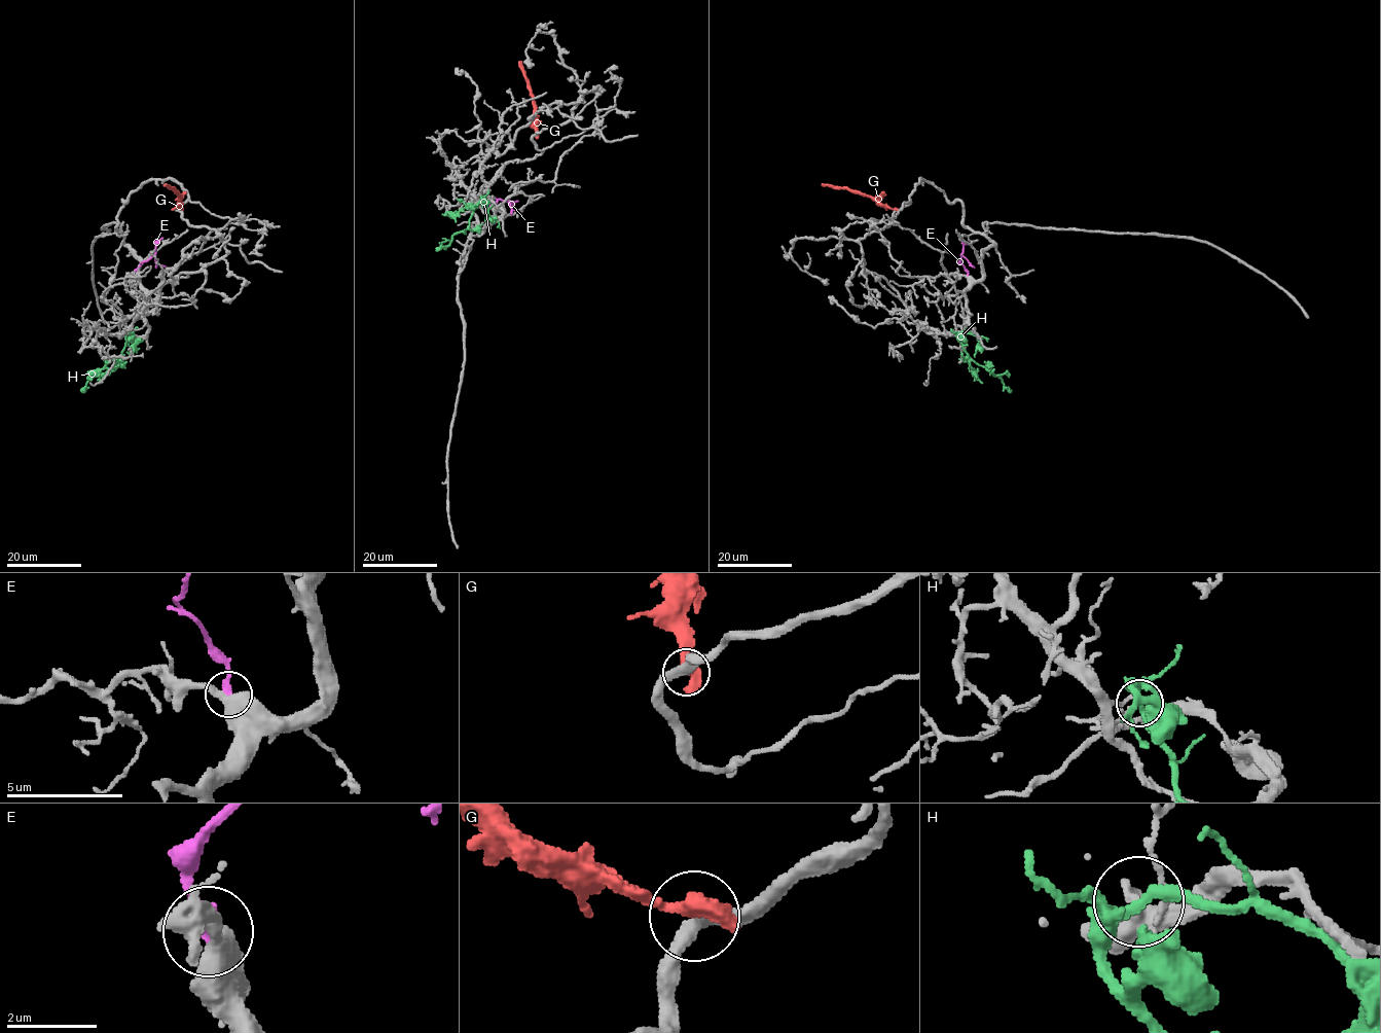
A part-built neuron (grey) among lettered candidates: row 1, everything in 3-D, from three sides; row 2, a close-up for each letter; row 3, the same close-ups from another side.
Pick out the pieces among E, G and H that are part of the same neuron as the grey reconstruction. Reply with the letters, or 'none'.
none

